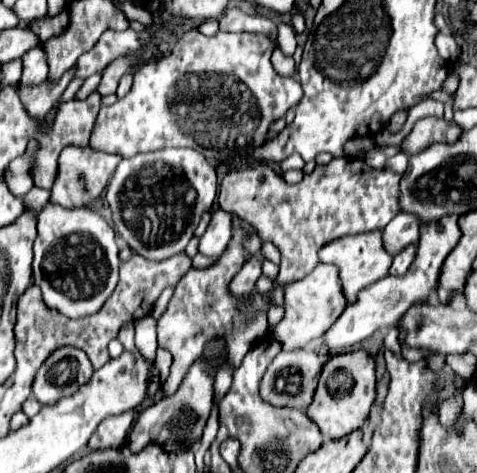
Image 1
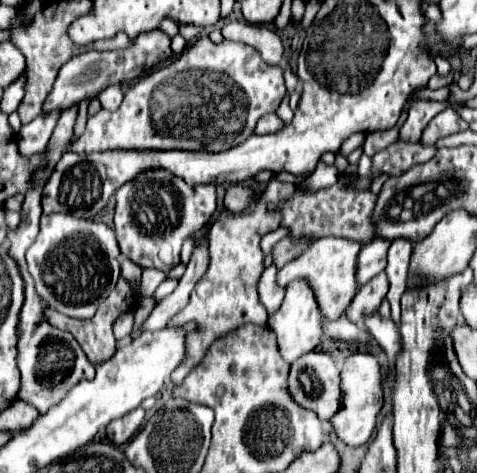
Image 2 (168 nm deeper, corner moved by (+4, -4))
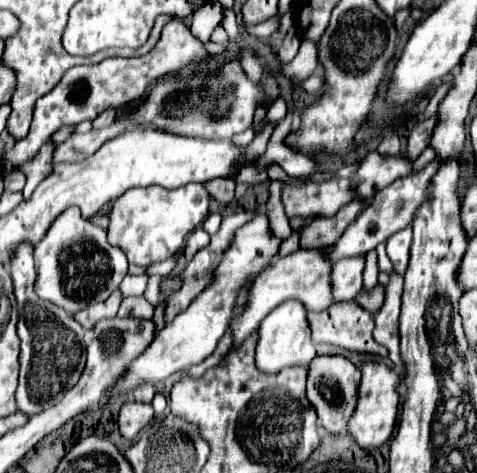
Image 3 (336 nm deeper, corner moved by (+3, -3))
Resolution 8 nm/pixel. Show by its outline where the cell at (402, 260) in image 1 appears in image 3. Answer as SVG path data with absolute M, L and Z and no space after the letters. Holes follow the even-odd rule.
M412 228L400 230L400 232L392 234L392 238L388 238L388 242L386 242L388 258L390 258L390 262L394 264L394 272L400 274L400 276L404 276L406 266L408 266L410 242L412 242Z

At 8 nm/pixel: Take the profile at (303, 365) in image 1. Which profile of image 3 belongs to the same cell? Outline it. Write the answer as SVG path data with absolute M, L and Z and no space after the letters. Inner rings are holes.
M316 356L308 366L306 396L314 406L322 426L332 434L346 434L352 406L356 406L356 382L360 382L360 370L344 356Z

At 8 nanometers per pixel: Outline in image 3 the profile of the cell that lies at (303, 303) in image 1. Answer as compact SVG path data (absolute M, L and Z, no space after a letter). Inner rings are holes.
M288 300L276 306L264 322L260 324L260 340L256 346L256 366L266 374L276 374L286 366L306 366L316 356L314 344L310 340L310 326L306 318L306 308L298 300Z

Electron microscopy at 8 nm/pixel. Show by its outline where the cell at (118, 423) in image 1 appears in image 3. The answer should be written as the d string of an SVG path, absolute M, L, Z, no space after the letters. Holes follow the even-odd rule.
M128 400L118 414L118 428L120 434L126 440L134 440L136 434L152 420L154 416L154 408L152 404L140 404L136 400Z

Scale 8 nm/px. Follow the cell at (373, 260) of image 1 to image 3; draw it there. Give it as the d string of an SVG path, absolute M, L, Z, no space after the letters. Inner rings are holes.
M324 248L296 250L296 252L288 254L286 258L278 258L268 270L264 270L250 288L250 298L248 298L246 310L232 322L234 346L244 342L244 338L248 338L248 334L256 332L262 318L286 300L300 300L308 312L328 310L330 304L334 304L334 298L332 298L332 266L334 264L328 256L330 256L330 252L324 252Z

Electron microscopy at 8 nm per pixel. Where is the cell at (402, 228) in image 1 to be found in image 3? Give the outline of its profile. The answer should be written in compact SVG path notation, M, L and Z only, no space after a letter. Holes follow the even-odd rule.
M350 256L342 258L334 264L332 270L332 294L336 302L354 300L362 290L362 272L366 266L366 256Z

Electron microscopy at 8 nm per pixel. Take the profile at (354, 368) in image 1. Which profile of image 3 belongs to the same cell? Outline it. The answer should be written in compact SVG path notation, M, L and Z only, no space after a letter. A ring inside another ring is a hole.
M366 358L360 366L362 378L358 384L358 404L354 408L354 414L348 422L348 430L350 436L358 442L360 448L378 448L382 446L396 424L396 414L398 414L398 374L394 370L390 370L386 364L376 362Z

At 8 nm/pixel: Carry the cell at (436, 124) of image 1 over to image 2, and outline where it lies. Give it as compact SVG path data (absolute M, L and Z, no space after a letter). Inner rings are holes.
M397 141L393 145L395 153L391 153L391 145L379 153L375 153L373 159L373 177L381 177L381 175L401 175L405 173L411 165L419 165L425 163L427 159L431 159L437 149L435 147L425 147L421 143L405 143L405 141Z

